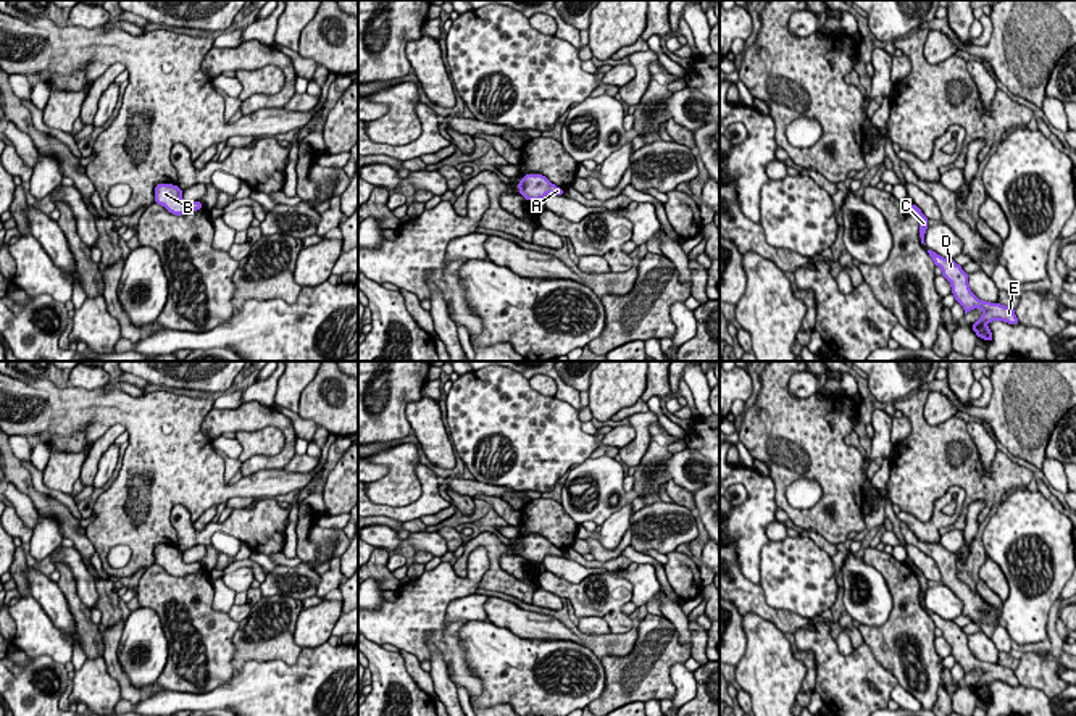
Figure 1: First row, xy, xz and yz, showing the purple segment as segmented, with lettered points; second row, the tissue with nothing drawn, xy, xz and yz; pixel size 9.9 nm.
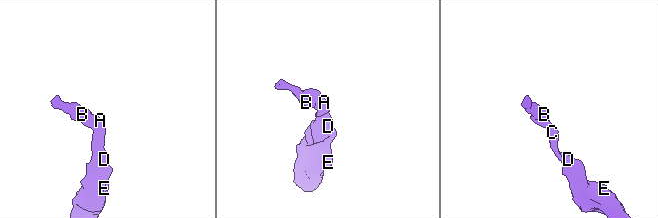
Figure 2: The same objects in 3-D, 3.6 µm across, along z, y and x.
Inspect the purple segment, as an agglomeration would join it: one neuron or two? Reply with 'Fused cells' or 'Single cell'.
Single cell

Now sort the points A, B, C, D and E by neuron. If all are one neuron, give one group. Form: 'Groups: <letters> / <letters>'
Groups: A B C D E

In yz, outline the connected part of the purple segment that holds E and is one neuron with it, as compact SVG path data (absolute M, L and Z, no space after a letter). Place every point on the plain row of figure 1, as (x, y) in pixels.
M926 610L934 626L942 631L942 637L950 643L955 663L958 663L965 676L973 669L981 669L982 677L971 687L978 698L992 703L992 693L986 687L991 682L1005 682L1011 687L1018 685L1015 671L1000 664L979 661L968 647L968 634L961 631L953 621L942 619L931 610Z

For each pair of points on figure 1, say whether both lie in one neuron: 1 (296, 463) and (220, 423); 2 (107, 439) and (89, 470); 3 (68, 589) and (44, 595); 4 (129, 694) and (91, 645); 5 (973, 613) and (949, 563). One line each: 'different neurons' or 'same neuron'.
1: different neurons
2: same neuron
3: different neurons
4: different neurons
5: same neuron

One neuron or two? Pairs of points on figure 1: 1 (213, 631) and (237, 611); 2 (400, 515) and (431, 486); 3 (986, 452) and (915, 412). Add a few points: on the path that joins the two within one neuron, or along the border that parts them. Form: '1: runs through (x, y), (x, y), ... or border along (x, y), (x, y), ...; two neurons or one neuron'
1: border along (228, 613), (237, 623); two neurons
2: runs through (410, 512), (429, 495); one neuron
3: border along (967, 424), (981, 466), (988, 473); two neurons

